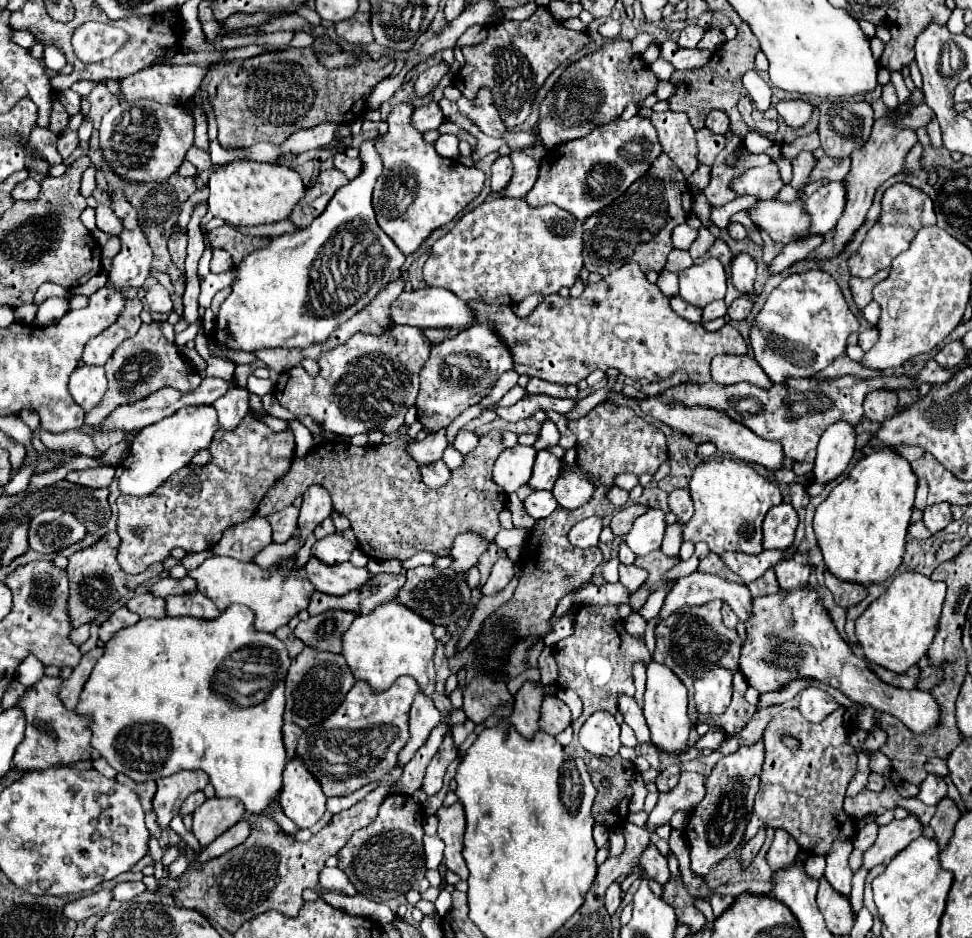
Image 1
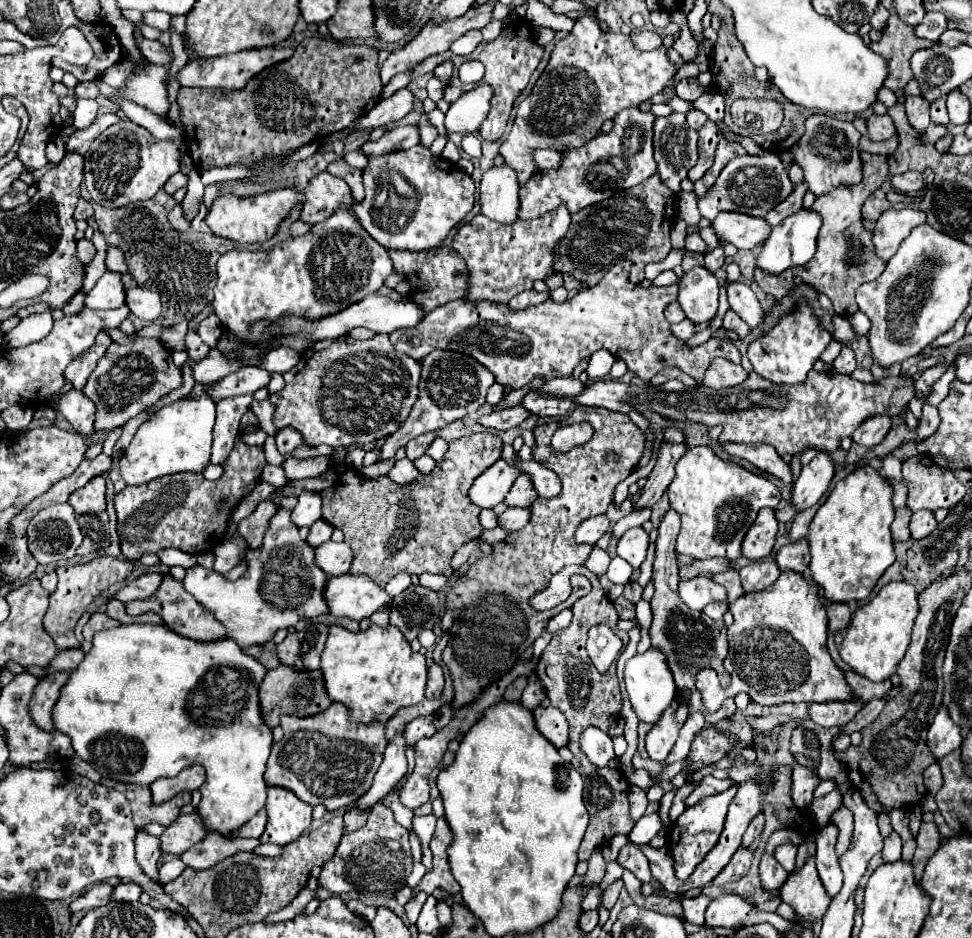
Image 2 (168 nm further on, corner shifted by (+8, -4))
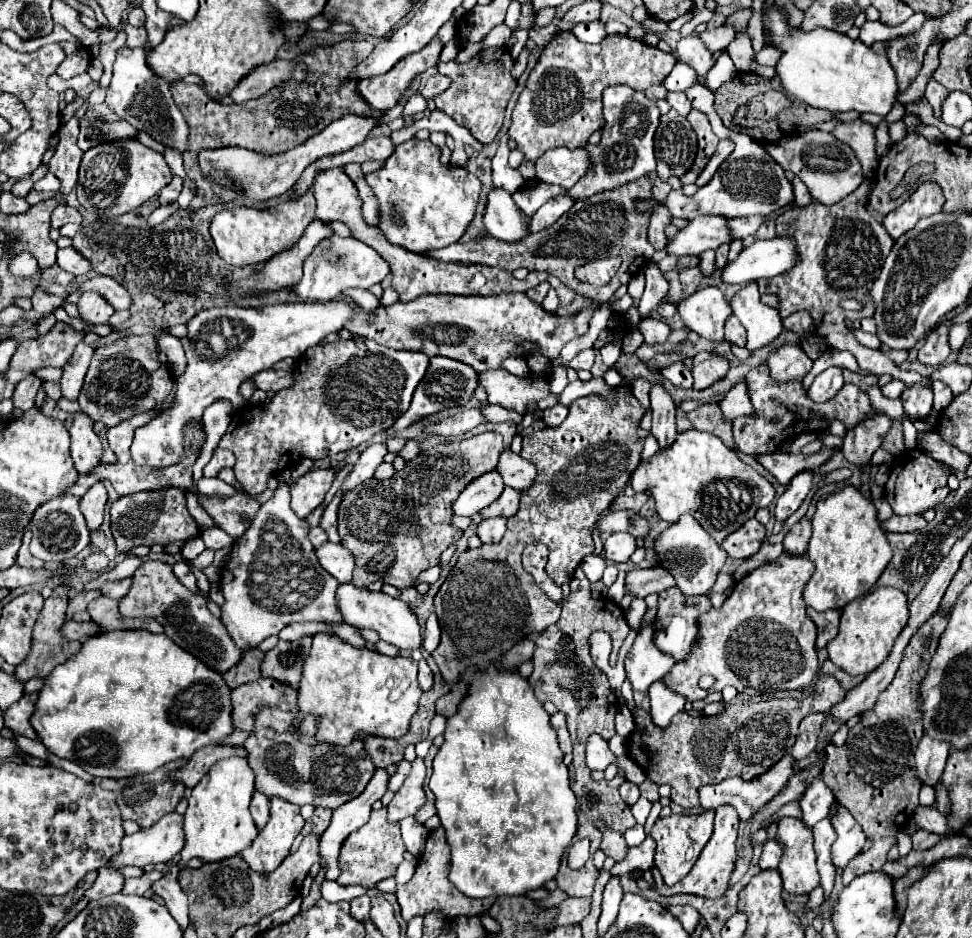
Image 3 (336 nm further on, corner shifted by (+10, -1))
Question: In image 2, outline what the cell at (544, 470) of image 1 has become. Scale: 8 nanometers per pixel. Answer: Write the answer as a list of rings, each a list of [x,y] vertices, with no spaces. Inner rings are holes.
[[[518,477],[512,485],[512,489],[508,491],[504,503],[508,507],[530,507],[532,501],[536,501],[536,491],[532,489],[532,485],[528,485],[528,481],[524,481],[524,477]]]

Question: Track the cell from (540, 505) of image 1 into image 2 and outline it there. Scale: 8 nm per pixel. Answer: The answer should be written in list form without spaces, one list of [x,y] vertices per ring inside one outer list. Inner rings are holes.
[[[506,509],[498,517],[498,527],[506,529],[506,531],[518,531],[528,523],[528,513],[530,513],[530,509]]]

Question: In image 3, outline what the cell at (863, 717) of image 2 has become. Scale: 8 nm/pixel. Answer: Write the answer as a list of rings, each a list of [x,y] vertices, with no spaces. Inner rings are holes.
[[[822,770],[818,772],[818,776],[814,776],[812,784],[806,788],[800,804],[802,804],[802,822],[806,826],[814,826],[818,820],[822,820],[824,816],[828,816],[828,810],[834,802],[834,794],[832,790],[826,786],[824,778],[822,778]]]

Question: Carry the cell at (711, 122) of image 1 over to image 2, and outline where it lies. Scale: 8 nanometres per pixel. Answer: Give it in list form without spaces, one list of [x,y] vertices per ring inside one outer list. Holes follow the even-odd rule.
[[[690,109],[690,111],[686,113],[686,121],[688,121],[688,125],[694,127],[694,129],[700,129],[700,125],[704,125],[706,119],[708,119],[708,117],[706,117],[702,111],[698,111],[698,109]]]

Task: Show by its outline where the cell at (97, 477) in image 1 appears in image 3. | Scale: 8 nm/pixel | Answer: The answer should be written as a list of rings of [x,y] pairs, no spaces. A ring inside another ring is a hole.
[[[96,482],[82,498],[80,498],[80,510],[86,518],[86,524],[90,530],[98,528],[104,520],[104,506],[106,506],[108,494],[102,482]]]

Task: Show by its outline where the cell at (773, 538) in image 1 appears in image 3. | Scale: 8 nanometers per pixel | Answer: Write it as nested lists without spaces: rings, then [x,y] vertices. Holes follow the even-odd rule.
[[[750,518],[742,528],[738,528],[734,534],[726,538],[722,548],[730,558],[746,560],[750,558],[750,554],[758,552],[762,538],[766,538],[766,526],[760,524],[756,518]]]

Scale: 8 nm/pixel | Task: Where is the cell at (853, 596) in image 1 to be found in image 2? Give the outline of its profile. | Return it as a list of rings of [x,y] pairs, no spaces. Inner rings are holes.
[[[824,603],[826,613],[828,613],[828,631],[830,633],[840,633],[842,629],[846,629],[850,625],[850,617],[852,611],[848,605],[832,605],[832,603]]]

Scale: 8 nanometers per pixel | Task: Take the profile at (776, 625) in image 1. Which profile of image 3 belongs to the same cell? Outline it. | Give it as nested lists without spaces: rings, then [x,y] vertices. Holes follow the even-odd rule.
[[[782,554],[770,564],[764,564],[752,570],[746,578],[736,582],[734,592],[726,598],[720,610],[710,610],[700,618],[700,640],[692,646],[692,652],[686,660],[676,662],[670,674],[664,676],[664,682],[684,694],[690,702],[706,698],[710,690],[700,690],[698,680],[704,674],[716,678],[712,690],[722,690],[724,686],[734,686],[744,696],[760,696],[778,690],[804,690],[808,688],[820,672],[820,662],[816,654],[816,634],[818,628],[806,614],[806,604],[802,602],[804,584],[810,580],[814,564],[806,556],[788,556]]]

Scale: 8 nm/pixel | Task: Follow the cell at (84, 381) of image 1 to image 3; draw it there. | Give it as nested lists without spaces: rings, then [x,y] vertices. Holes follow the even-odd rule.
[[[74,412],[70,428],[72,460],[80,474],[90,472],[102,458],[102,444],[94,432],[94,420],[86,412]]]

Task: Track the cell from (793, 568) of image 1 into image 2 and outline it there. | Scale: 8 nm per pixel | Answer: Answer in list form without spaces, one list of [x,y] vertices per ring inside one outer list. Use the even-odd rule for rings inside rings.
[[[806,537],[800,541],[792,541],[792,543],[784,545],[776,555],[776,563],[778,563],[780,571],[792,569],[792,571],[802,573],[810,565],[810,551],[808,551]]]

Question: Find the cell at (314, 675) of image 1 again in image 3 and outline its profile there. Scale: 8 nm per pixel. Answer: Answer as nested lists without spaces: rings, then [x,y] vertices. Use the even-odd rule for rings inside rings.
[[[260,678],[238,686],[232,692],[232,722],[238,730],[254,730],[254,714],[264,706],[274,706],[280,710],[298,710],[298,688],[282,686],[272,678]]]

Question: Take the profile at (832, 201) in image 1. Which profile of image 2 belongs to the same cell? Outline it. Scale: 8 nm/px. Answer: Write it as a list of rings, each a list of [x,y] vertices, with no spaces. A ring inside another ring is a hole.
[[[800,209],[798,213],[786,217],[780,225],[776,225],[768,237],[768,241],[764,241],[758,257],[756,257],[756,267],[764,273],[770,275],[778,275],[786,269],[792,267],[800,267],[806,265],[816,251],[816,235],[820,231],[820,215],[812,213],[808,209]]]

